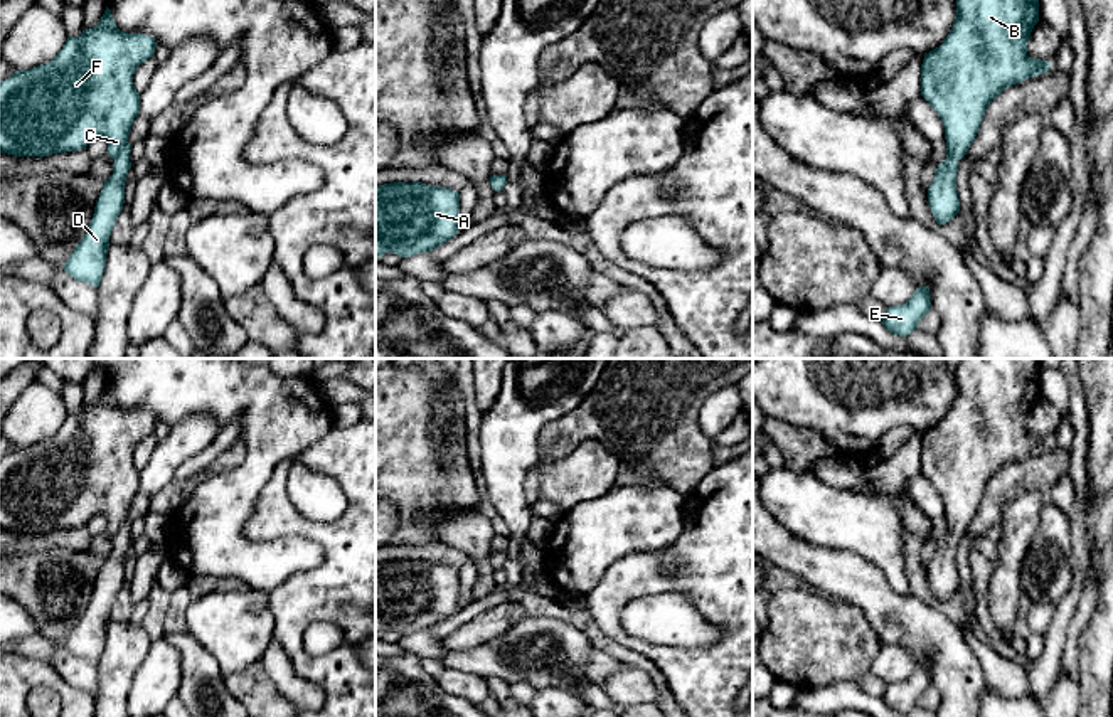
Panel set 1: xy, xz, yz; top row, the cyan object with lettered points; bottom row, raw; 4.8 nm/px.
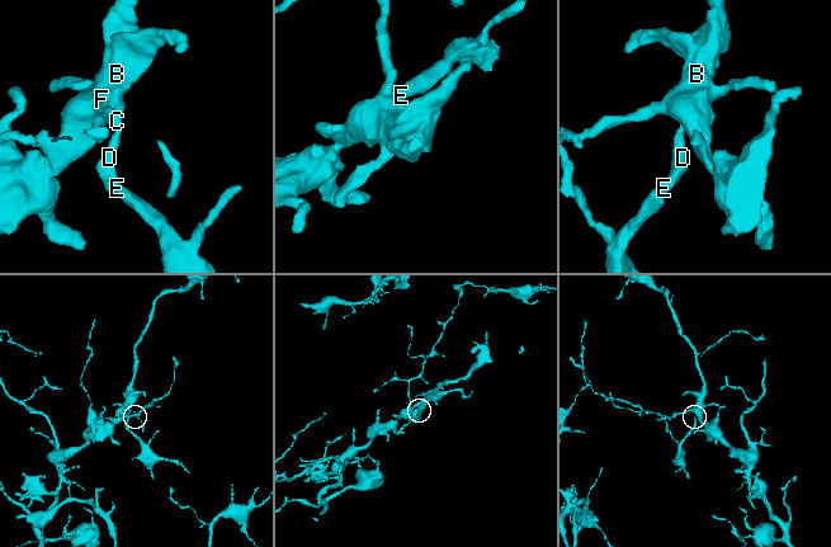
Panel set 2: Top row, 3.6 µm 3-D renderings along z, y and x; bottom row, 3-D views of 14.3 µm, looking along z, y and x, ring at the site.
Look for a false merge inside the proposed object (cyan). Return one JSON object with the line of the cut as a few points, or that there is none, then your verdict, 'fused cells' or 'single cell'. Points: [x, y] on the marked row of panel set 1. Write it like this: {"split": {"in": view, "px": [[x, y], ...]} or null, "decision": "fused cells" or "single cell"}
{"split": null, "decision": "single cell"}

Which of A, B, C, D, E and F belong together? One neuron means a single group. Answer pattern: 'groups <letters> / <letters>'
groups A B C D E F

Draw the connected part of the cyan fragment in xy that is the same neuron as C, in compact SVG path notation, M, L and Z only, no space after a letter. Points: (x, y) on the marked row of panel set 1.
M106 7L99 24L84 29L79 37L67 37L51 62L27 71L15 71L8 79L0 81L0 153L42 158L52 153L83 150L94 138L104 138L108 143L106 153L114 160L113 175L104 180L86 234L62 266L71 278L96 288L103 279L109 236L125 204L125 182L131 168L128 135L140 113L140 93L133 86L133 74L141 62L153 57L155 47L157 42L150 35L121 32L113 20L111 10Z

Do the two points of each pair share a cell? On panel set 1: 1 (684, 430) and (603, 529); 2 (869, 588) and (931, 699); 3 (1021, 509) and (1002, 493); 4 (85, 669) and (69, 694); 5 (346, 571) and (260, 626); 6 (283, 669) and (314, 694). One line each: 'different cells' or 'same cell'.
1: different cells
2: different cells
3: different cells
4: different cells
5: different cells
6: same cell

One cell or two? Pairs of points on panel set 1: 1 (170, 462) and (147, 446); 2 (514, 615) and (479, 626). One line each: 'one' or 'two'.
1: two
2: one

